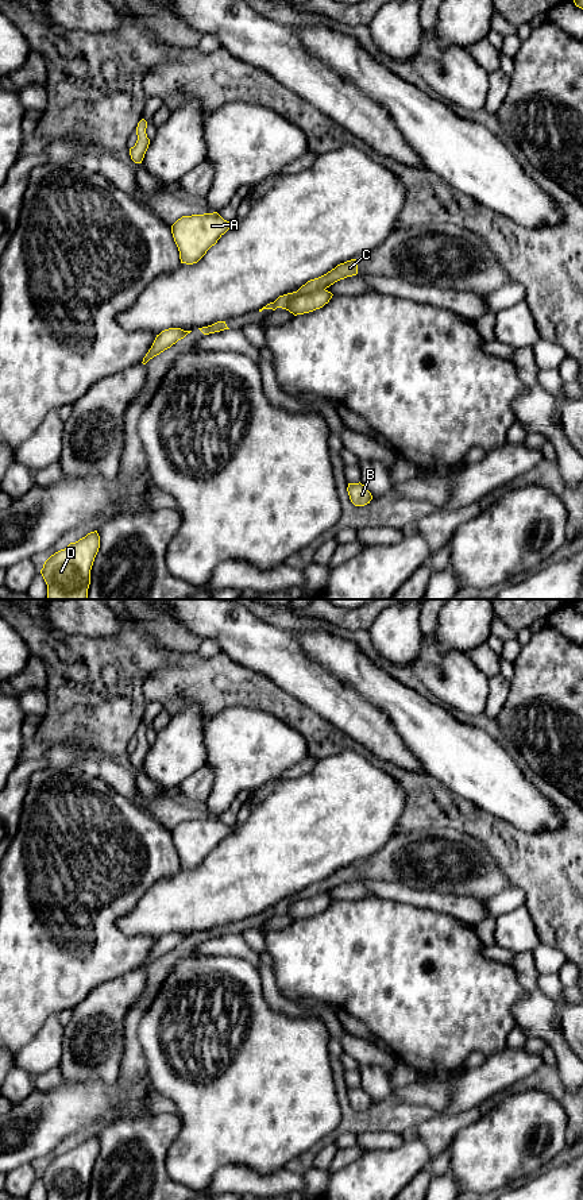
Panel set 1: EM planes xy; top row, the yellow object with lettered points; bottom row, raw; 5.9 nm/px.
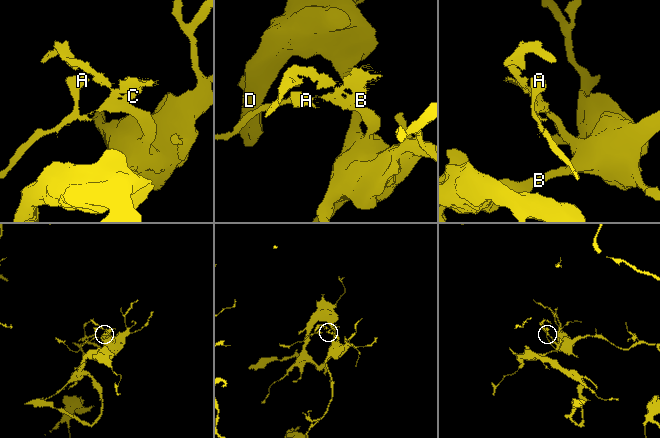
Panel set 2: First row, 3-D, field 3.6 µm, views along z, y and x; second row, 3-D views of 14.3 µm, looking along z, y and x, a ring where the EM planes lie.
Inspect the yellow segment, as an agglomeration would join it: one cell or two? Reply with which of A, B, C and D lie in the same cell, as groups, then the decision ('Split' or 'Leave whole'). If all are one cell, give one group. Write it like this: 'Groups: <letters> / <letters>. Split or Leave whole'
Groups: A C / B D. Split

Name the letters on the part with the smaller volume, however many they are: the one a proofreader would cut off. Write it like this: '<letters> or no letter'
A, C

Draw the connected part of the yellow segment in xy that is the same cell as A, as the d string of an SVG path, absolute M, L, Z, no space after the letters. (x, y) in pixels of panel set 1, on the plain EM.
M217 817L182 821L171 830L181 868L197 868L231 833Z

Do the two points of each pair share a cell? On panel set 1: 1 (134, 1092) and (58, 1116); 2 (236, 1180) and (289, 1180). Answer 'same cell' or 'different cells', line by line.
1: same cell
2: same cell

